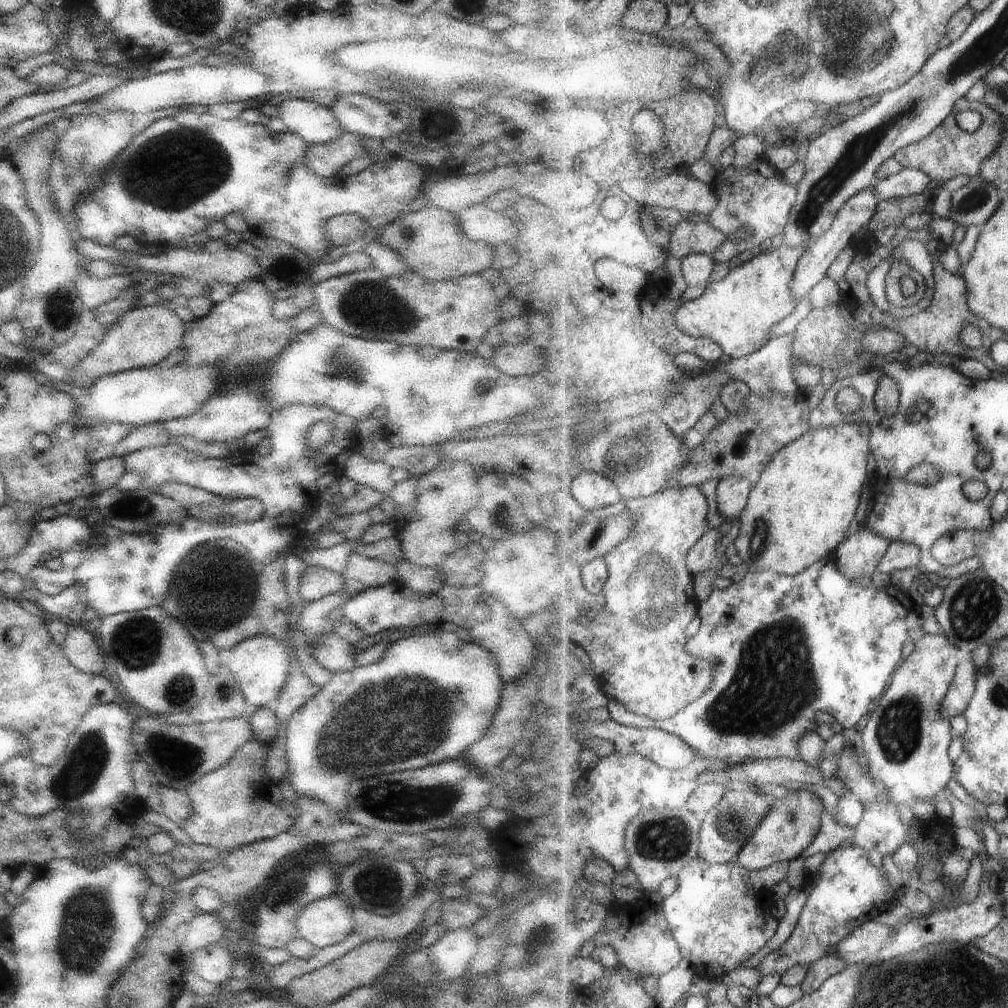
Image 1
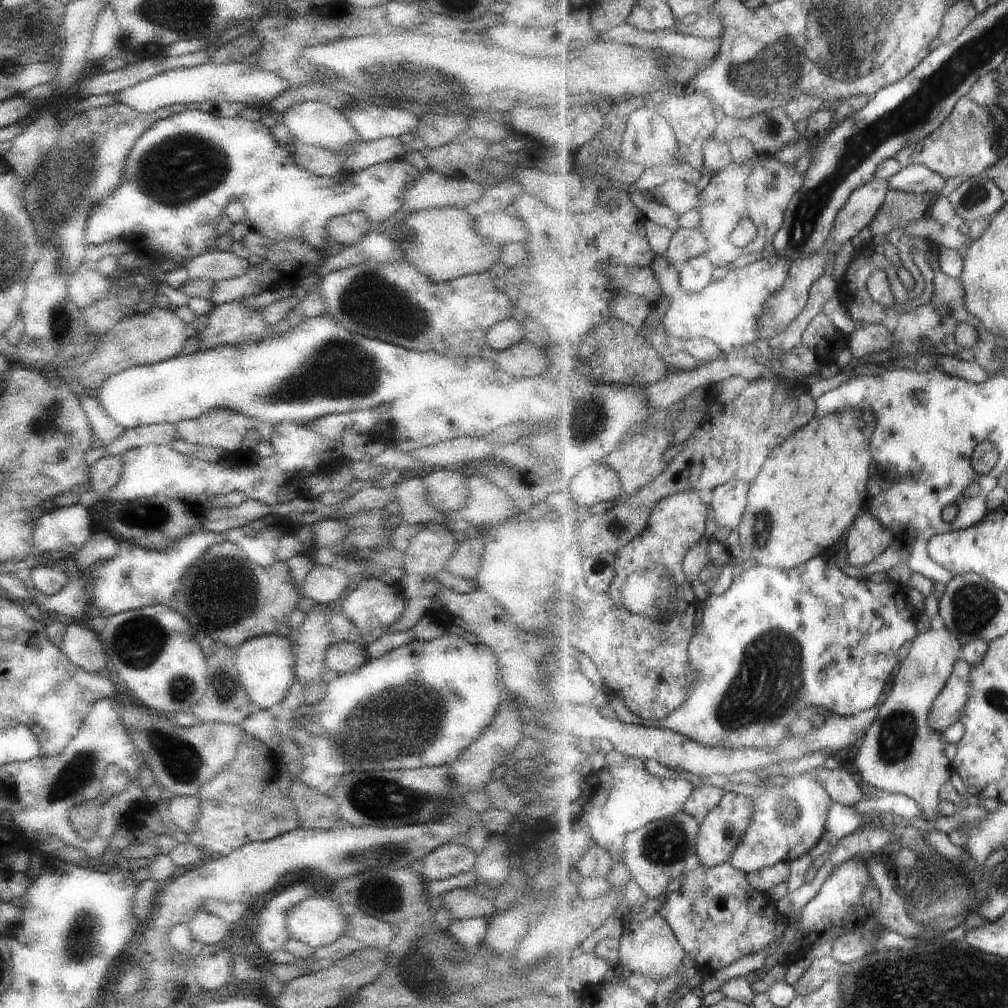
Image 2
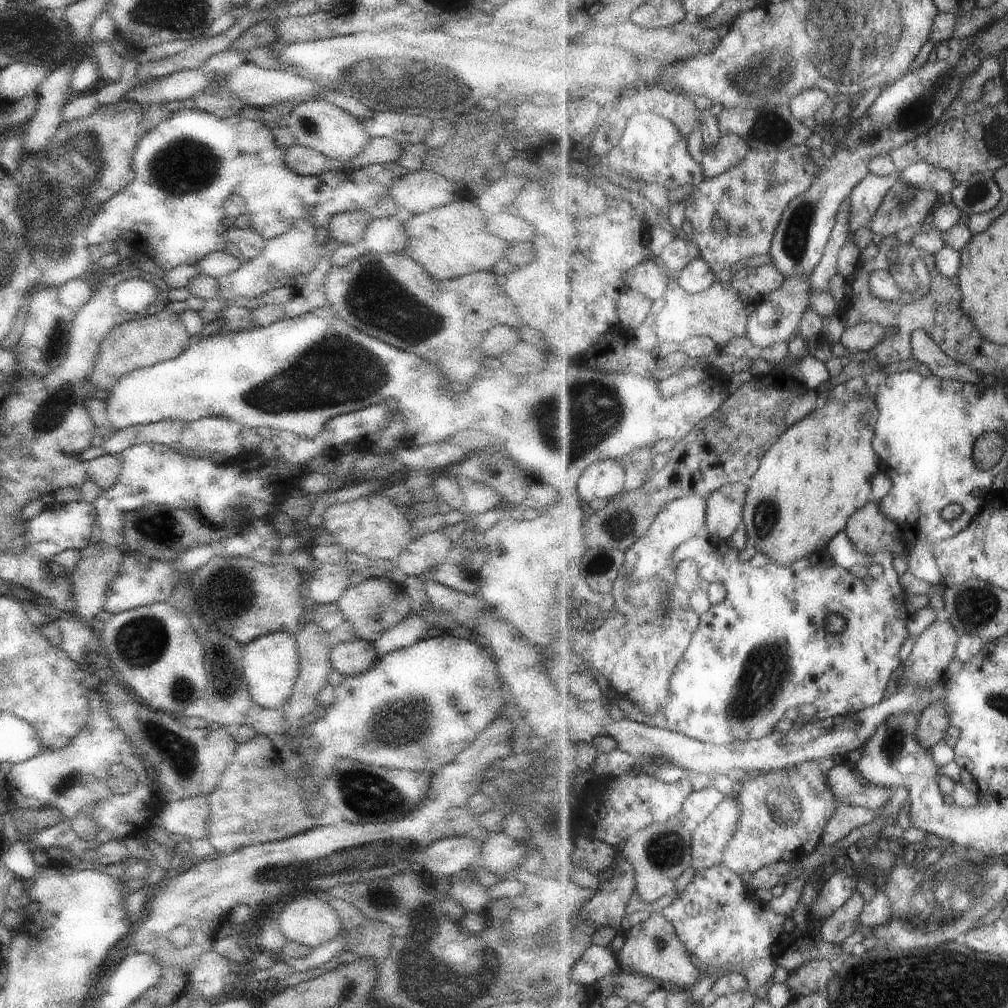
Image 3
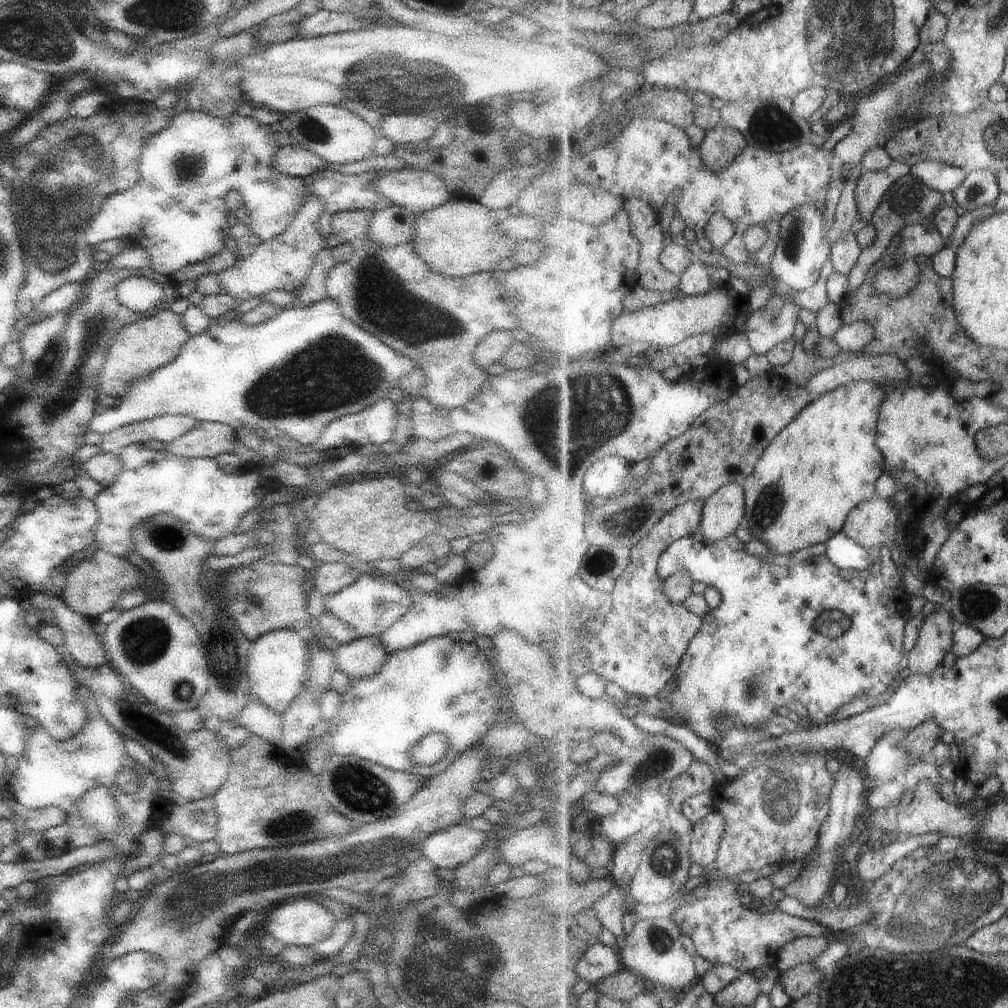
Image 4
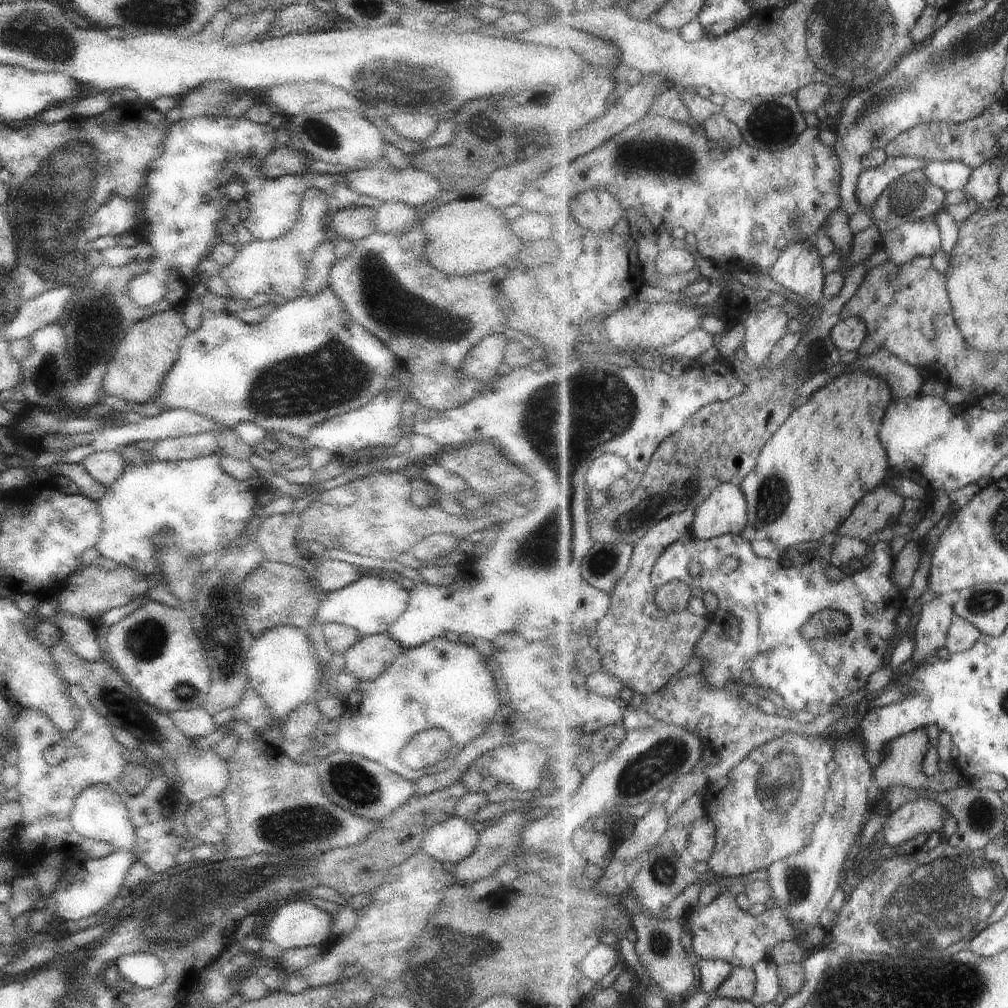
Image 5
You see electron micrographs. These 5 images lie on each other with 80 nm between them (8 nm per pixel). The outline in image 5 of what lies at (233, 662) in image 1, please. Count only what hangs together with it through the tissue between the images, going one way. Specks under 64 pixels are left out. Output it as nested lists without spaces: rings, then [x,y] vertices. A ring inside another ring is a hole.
[[[275,625],[253,639],[245,663],[249,688],[265,701],[279,724],[298,704],[321,691],[321,666],[314,651],[311,635],[291,625]]]

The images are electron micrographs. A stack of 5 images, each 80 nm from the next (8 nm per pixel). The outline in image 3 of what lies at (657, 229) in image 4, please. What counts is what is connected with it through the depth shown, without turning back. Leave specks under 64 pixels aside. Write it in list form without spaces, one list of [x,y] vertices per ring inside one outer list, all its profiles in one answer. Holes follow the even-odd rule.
[[[651,252],[649,259],[645,259],[639,266],[634,266],[625,274],[625,282],[629,284],[629,288],[643,292],[651,300],[663,297],[667,290],[667,284],[669,284],[667,274],[659,269],[655,262],[656,257]]]

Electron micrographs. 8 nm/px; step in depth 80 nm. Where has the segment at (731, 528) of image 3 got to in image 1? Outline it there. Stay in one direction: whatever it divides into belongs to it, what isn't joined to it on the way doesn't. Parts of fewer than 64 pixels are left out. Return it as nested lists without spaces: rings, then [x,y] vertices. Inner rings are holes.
[[[727,477],[719,480],[716,489],[717,510],[728,522],[739,520],[754,484],[746,477]]]

